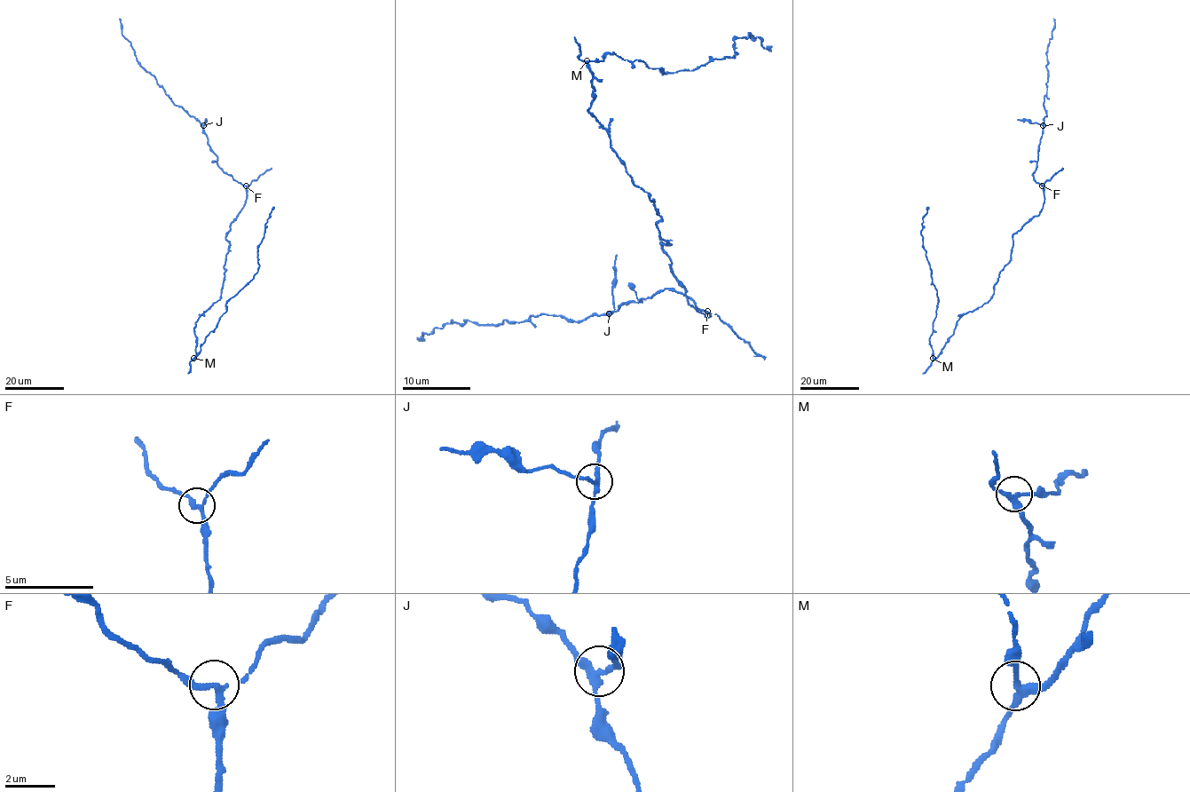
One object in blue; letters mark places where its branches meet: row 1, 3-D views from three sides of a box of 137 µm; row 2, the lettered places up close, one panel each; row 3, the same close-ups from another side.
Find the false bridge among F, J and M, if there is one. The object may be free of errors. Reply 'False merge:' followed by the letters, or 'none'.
False merge: J

